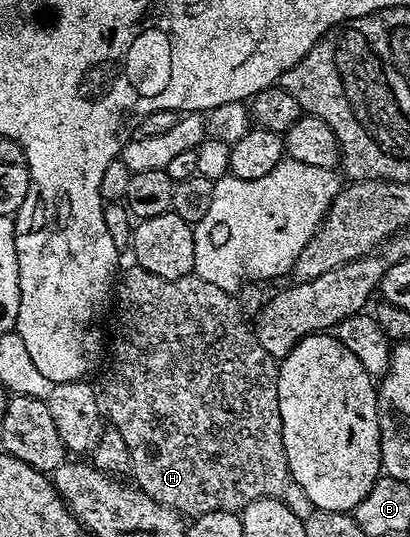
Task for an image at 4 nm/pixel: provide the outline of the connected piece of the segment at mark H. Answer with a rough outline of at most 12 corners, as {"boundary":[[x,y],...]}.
{"boundary":[[130,265],[104,415],[183,517],[291,482],[237,298]]}

